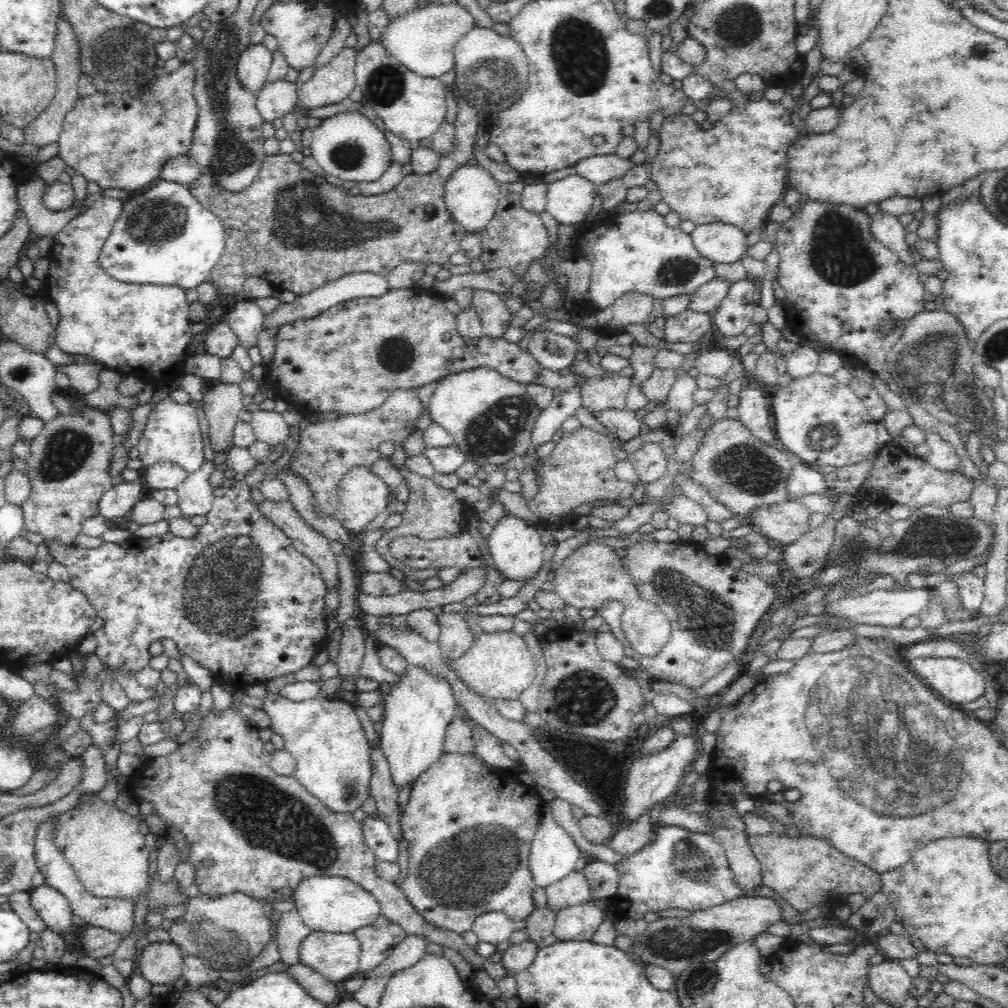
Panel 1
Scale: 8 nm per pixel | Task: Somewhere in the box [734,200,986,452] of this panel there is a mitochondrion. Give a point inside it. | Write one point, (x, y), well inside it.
(930, 365)

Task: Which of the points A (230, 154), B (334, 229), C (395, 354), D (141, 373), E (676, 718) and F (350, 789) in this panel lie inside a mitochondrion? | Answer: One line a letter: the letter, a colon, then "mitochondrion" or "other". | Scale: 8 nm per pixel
A: mitochondrion
B: mitochondrion
C: mitochondrion
D: other
E: other
F: mitochondrion

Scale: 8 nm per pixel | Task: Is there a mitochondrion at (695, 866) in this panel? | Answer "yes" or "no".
yes

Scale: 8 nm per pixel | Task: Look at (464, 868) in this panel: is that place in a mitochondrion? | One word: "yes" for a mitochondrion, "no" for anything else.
yes

